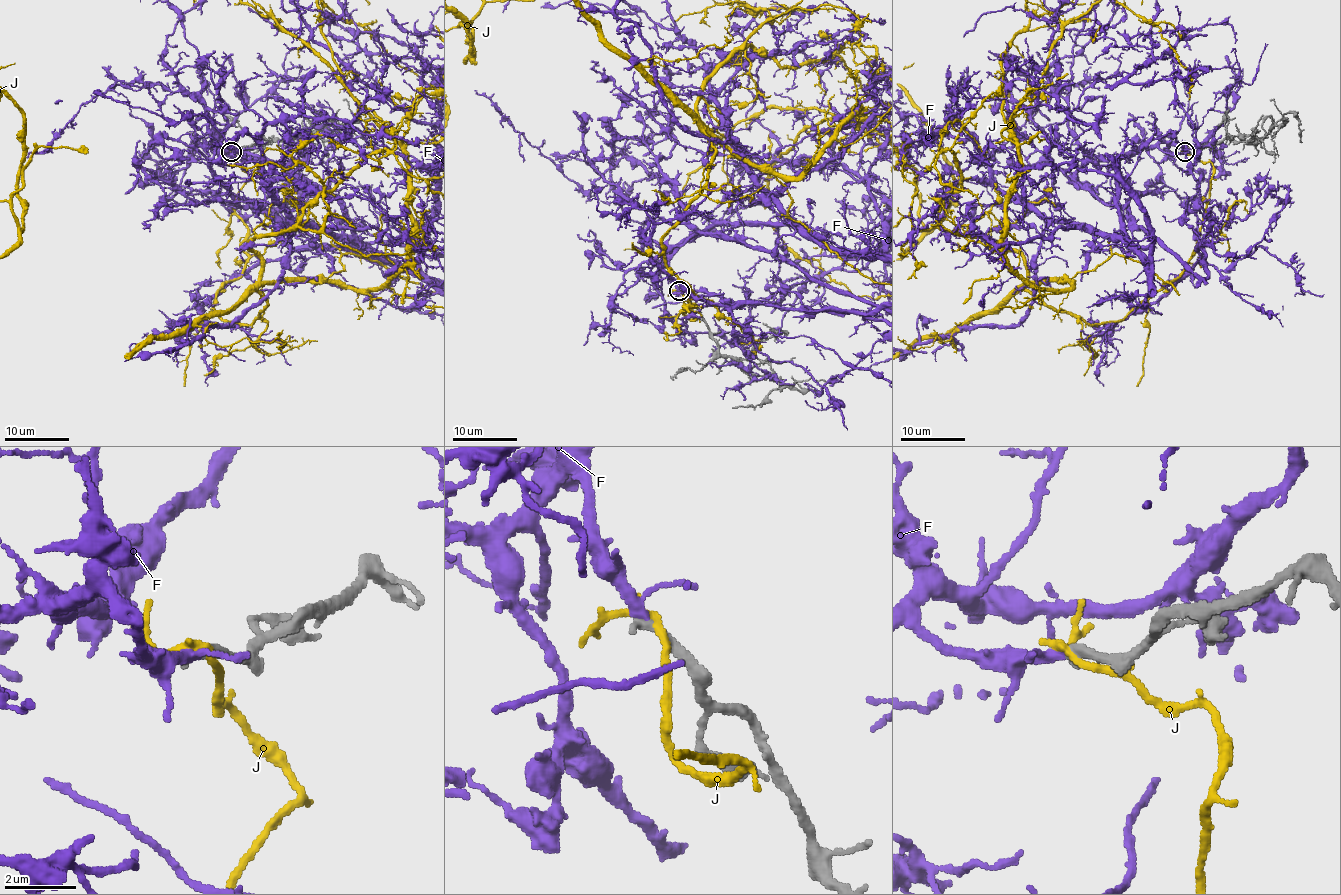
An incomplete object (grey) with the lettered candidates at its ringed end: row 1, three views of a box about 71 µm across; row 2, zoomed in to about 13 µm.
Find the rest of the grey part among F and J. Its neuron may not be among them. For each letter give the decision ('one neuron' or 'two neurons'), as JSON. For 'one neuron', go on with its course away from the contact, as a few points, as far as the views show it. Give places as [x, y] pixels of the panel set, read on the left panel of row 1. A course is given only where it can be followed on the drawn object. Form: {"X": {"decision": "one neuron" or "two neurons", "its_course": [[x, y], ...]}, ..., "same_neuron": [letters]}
{"F": {"decision": "one neuron"}, "J": {"decision": "two neurons"}, "same_neuron": ["F"]}

